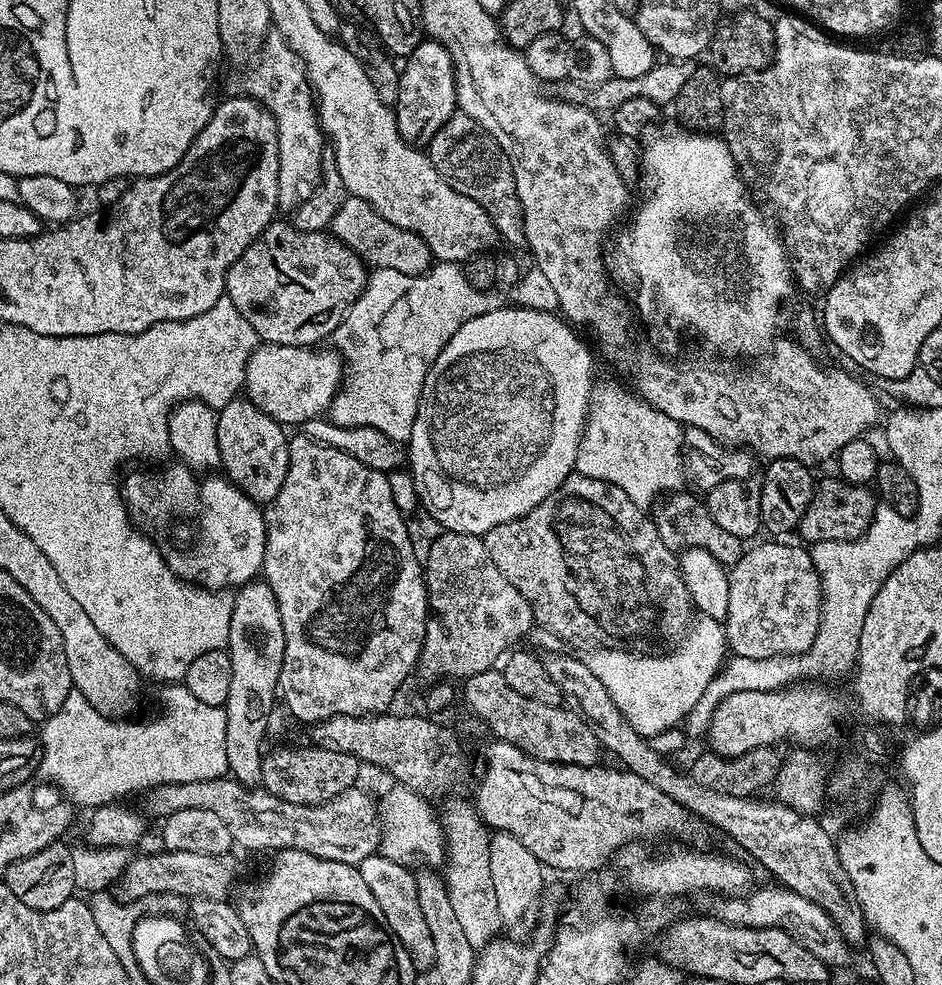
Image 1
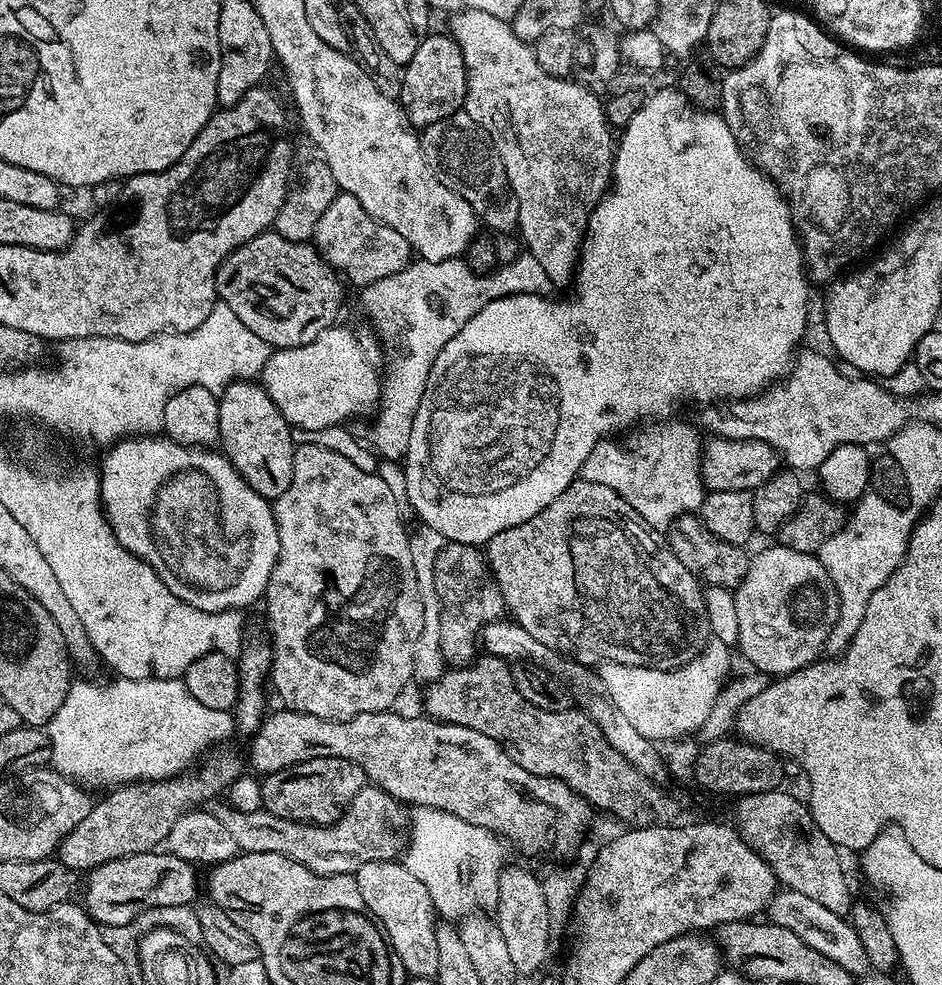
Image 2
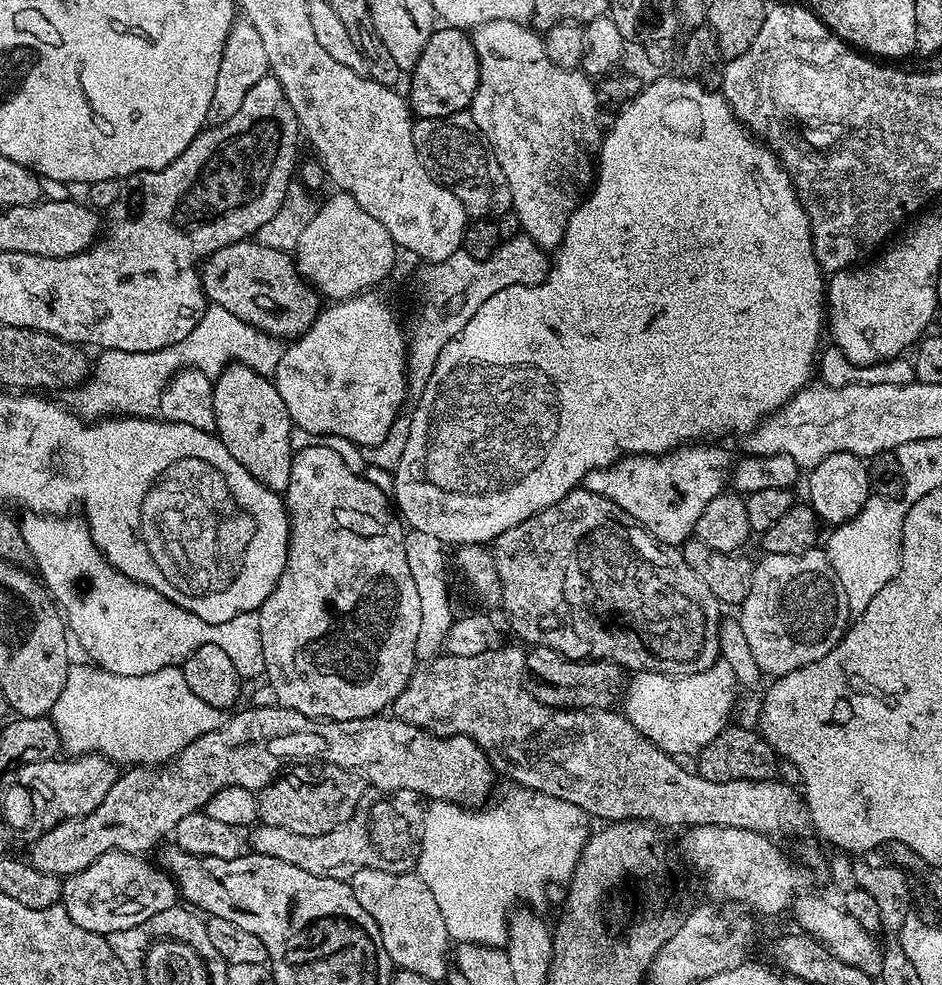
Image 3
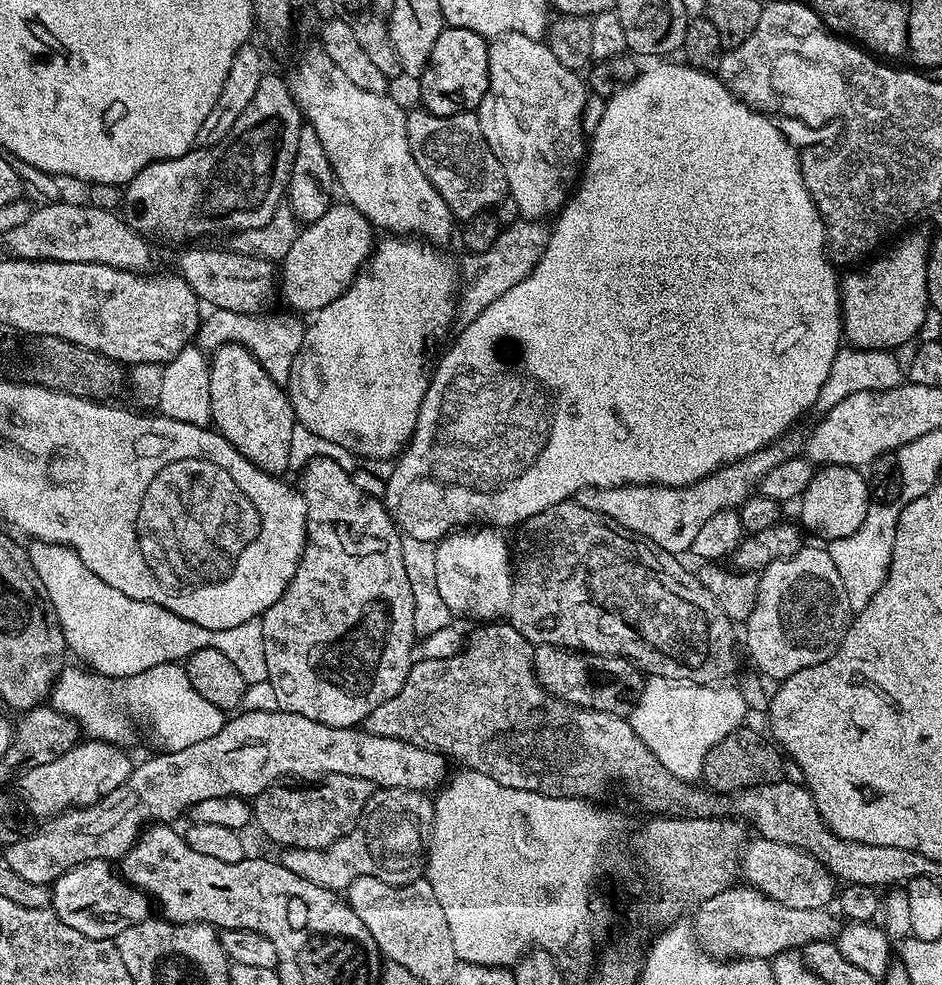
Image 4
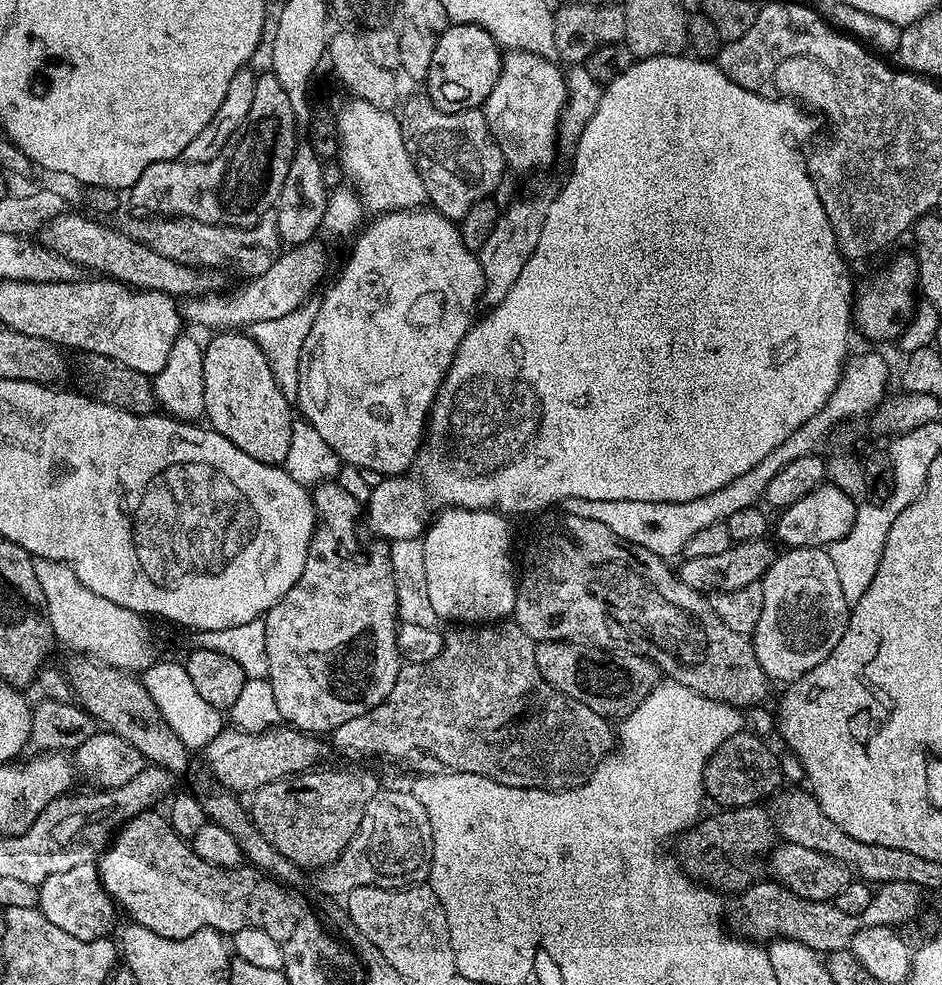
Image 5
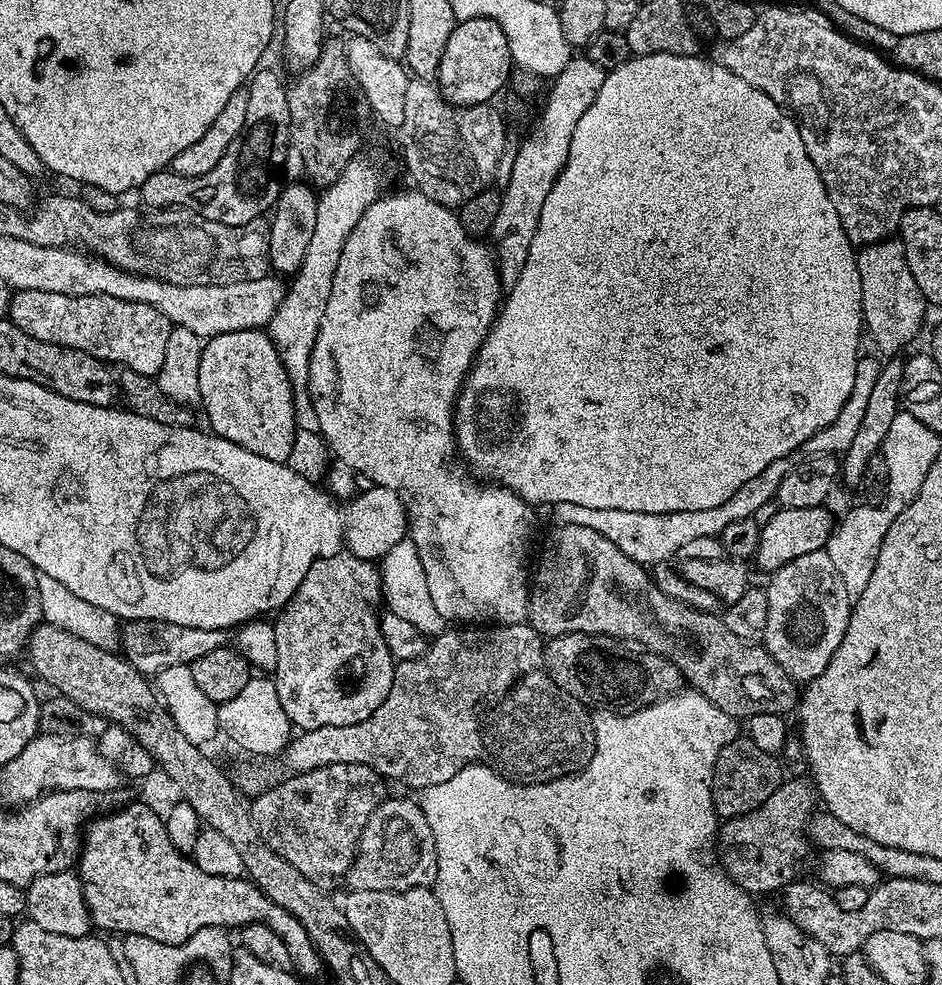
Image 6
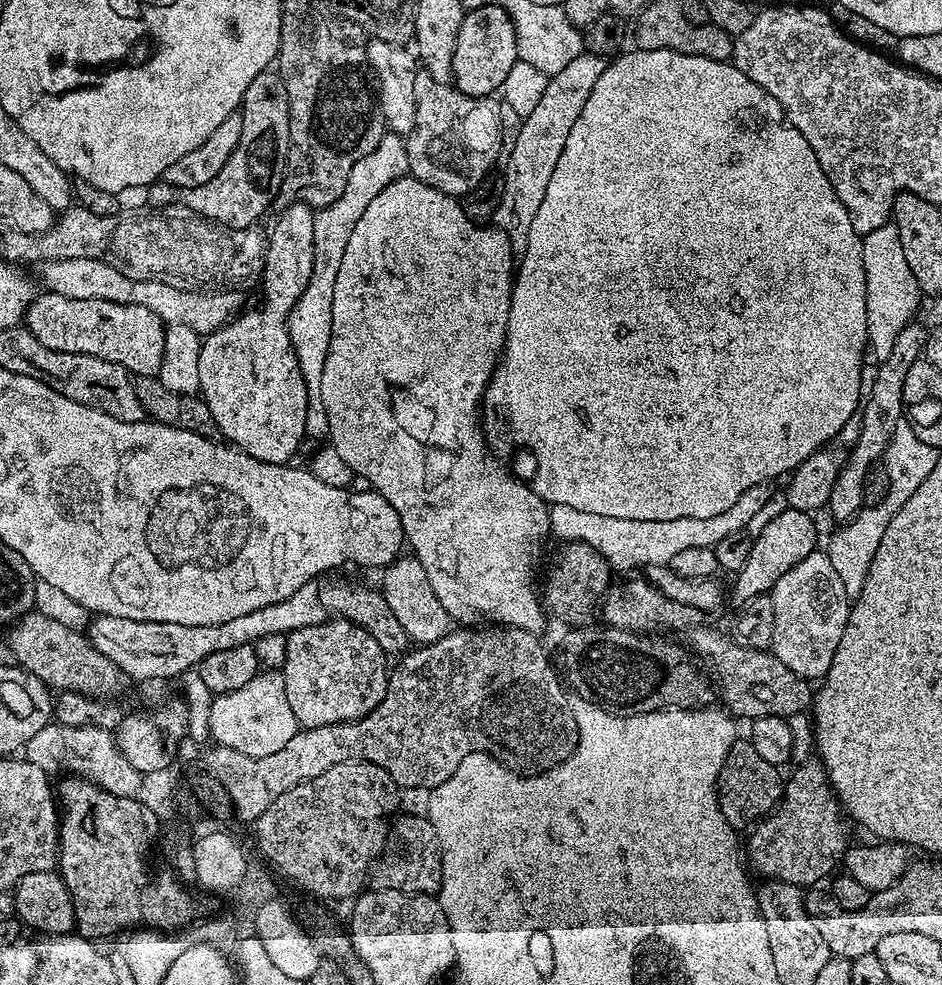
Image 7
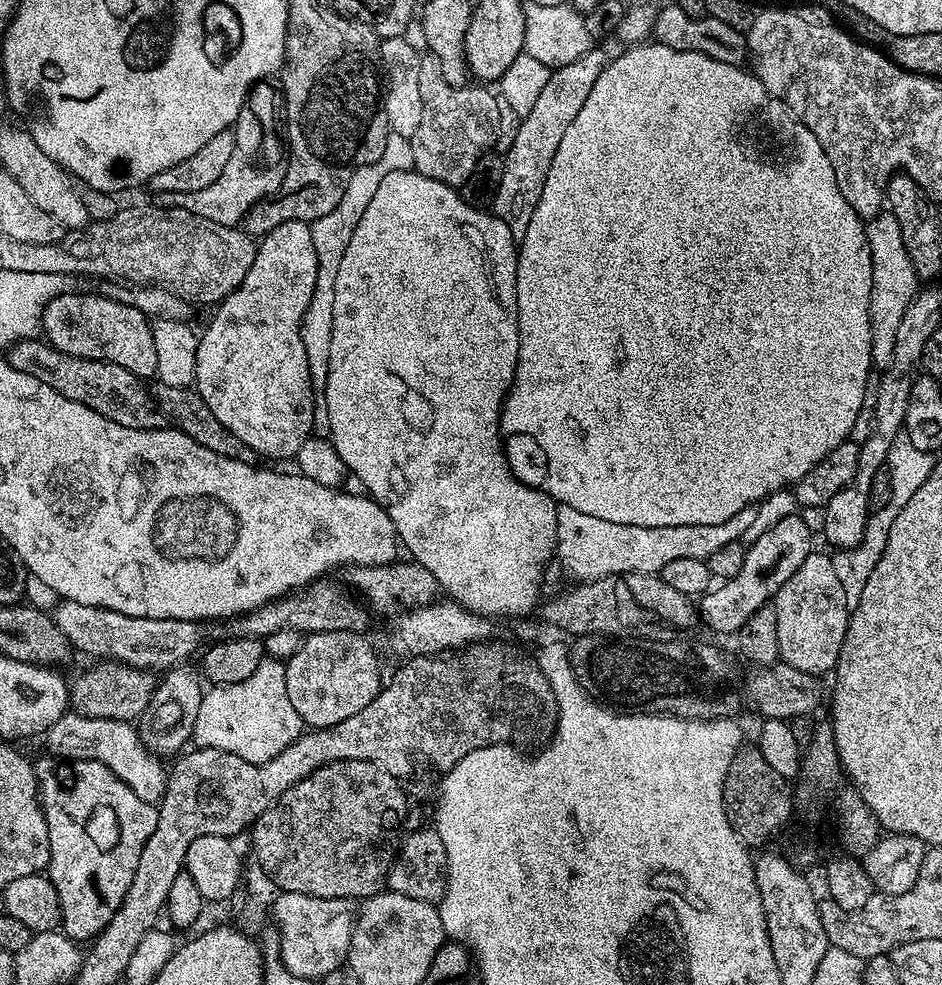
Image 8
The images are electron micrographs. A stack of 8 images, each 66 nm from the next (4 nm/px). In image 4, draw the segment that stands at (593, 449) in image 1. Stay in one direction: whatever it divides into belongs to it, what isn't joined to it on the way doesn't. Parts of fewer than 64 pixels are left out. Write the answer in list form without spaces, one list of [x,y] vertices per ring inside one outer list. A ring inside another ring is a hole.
[[[785,434],[780,439],[768,444],[760,452],[726,464],[718,471],[712,472],[684,488],[671,488],[661,484],[624,484],[621,488],[584,488],[578,493],[581,504],[590,510],[598,510],[614,522],[626,526],[626,530],[643,536],[644,539],[662,550],[673,554],[687,553],[691,549],[698,530],[709,518],[714,518],[722,510],[739,509],[740,505],[753,495],[760,479],[774,466],[794,458],[802,448],[801,437]]]

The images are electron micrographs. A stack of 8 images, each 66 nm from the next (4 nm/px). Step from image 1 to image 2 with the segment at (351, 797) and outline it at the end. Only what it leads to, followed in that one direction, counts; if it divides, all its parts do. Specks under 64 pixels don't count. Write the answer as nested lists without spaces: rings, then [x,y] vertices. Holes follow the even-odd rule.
[[[375,786],[358,790],[346,811],[333,824],[304,824],[263,810],[240,812],[227,802],[219,802],[216,798],[207,801],[207,811],[212,812],[226,830],[230,830],[240,852],[286,854],[319,876],[355,874],[366,862],[396,860],[405,851],[410,835],[409,809],[389,792]]]

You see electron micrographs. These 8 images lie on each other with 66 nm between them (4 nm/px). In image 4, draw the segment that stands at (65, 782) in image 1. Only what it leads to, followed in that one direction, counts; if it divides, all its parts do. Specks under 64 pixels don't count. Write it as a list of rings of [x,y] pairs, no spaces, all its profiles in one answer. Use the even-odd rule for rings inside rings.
[[[183,663],[150,666],[150,670],[133,676],[101,676],[80,668],[65,666],[60,669],[60,676],[52,687],[50,707],[76,721],[85,737],[105,740],[107,744],[127,745],[132,736],[132,720],[128,715],[141,720],[152,731],[157,749],[166,752],[194,746],[194,742],[203,742],[222,730],[226,714],[218,706],[206,702],[206,698],[190,686],[188,670]]]

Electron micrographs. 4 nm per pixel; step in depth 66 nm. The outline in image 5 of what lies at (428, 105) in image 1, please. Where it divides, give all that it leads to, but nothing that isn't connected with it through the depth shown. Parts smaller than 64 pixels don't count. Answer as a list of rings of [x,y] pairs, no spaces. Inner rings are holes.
[[[449,23],[434,46],[434,58],[430,58],[430,74],[426,81],[426,94],[434,106],[443,112],[461,112],[480,108],[494,90],[500,77],[502,49],[482,26]]]

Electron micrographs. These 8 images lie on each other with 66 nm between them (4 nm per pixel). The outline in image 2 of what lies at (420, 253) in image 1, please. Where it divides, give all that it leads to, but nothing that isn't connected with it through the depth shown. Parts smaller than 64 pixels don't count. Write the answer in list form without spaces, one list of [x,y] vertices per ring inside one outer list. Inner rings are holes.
[[[345,192],[337,194],[326,214],[318,218],[314,243],[320,257],[349,285],[355,286],[373,284],[402,270],[414,256],[410,242],[406,242],[398,230],[390,230],[390,226],[370,218],[370,214],[362,210],[362,202]]]

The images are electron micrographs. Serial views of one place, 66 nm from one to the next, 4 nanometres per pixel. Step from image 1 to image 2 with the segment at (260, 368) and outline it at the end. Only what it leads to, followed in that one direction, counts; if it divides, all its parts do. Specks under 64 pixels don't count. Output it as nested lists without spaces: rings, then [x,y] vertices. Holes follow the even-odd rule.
[[[340,327],[322,330],[306,346],[275,349],[260,372],[259,383],[293,429],[339,428],[379,403],[384,363],[379,339],[367,327],[357,332]]]

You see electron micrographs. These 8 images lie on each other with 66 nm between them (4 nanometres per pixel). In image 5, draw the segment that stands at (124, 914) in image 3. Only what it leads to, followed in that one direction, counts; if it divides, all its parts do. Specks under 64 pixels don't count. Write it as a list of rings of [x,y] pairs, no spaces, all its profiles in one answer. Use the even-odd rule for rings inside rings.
[[[95,863],[73,866],[66,874],[54,874],[38,885],[38,891],[40,912],[46,914],[46,919],[54,922],[54,926],[66,930],[66,934],[74,934],[74,938],[99,940],[107,937],[118,917],[118,909],[102,886]]]

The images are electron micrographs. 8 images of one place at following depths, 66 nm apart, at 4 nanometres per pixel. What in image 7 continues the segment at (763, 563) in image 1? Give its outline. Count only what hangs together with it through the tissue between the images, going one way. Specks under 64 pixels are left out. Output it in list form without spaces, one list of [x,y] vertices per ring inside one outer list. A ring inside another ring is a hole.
[[[820,550],[810,553],[798,566],[786,570],[770,593],[774,602],[774,638],[771,653],[794,674],[809,682],[819,681],[830,670],[838,642],[846,630],[850,597],[838,579],[830,558]]]

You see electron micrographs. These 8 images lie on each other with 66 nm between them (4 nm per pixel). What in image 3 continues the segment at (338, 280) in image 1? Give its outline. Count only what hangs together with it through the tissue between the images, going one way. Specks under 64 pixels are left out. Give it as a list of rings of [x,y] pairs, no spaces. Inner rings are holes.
[[[252,238],[239,240],[230,246],[222,246],[222,250],[218,250],[213,256],[203,261],[200,282],[204,286],[205,296],[211,303],[230,310],[230,314],[242,318],[242,322],[284,342],[295,341],[308,332],[322,311],[320,293],[296,271],[295,259],[282,250],[272,250],[270,246],[257,244]]]

